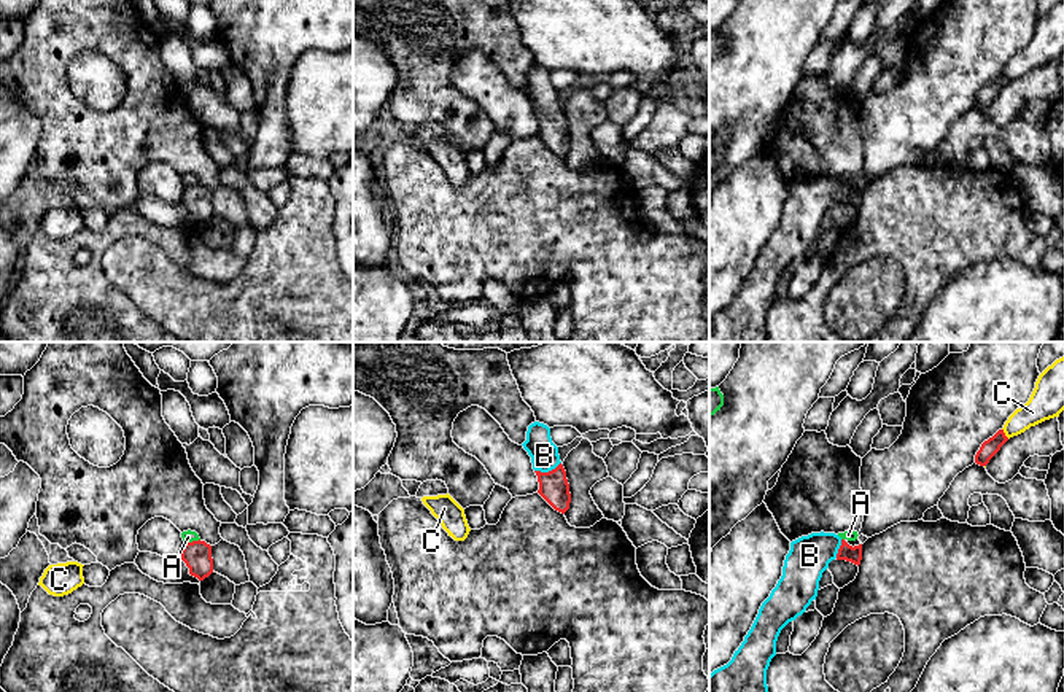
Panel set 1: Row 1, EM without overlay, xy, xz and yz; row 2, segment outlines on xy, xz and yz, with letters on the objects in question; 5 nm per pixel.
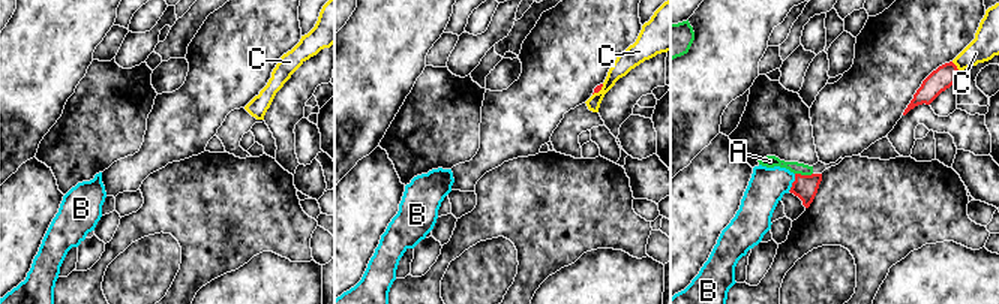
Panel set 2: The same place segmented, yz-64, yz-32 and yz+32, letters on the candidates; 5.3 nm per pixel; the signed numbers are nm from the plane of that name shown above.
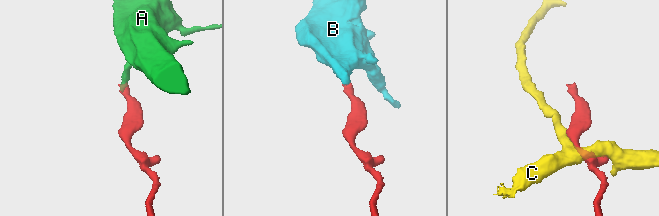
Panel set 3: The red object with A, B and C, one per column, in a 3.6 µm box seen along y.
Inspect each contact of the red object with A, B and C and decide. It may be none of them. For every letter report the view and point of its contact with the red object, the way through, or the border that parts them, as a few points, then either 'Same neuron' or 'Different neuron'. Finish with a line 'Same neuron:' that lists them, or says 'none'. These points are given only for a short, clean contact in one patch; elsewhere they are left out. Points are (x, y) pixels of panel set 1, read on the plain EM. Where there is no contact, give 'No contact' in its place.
A: Touches red at xy (193, 185). Different neuron
B: Touches red at xz (549, 115). Path across: xz (554, 131), (549, 115), (544, 99). Same neuron
C: Touches red at yz (1004, 77). Different neuron
Same neuron: B

